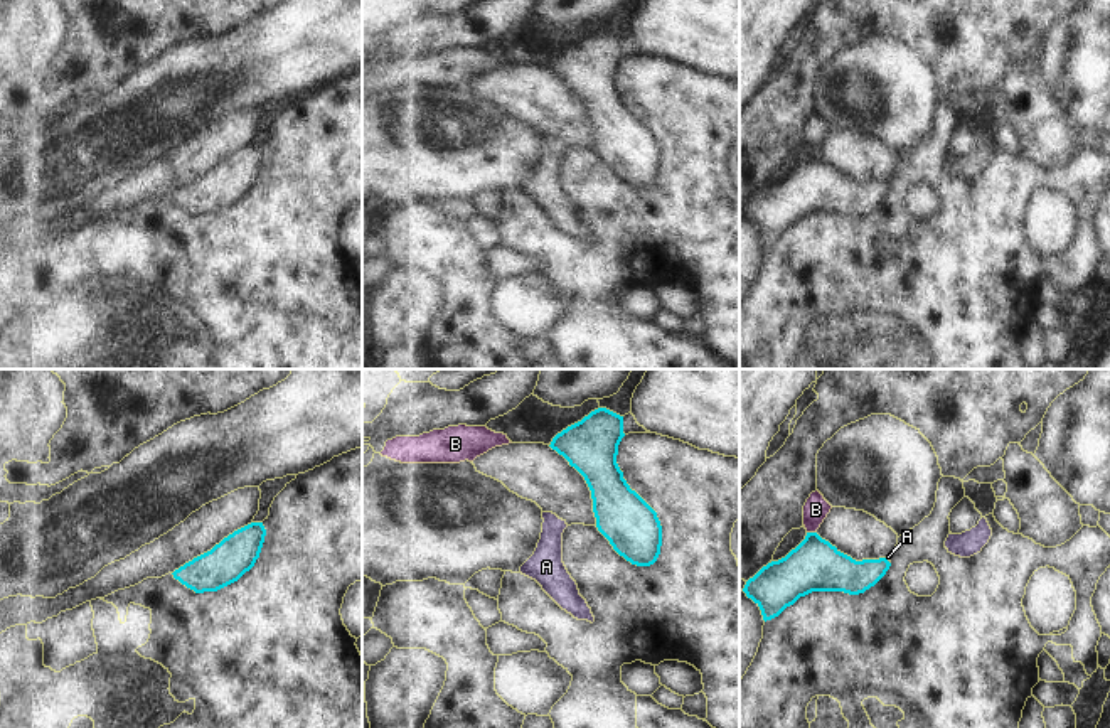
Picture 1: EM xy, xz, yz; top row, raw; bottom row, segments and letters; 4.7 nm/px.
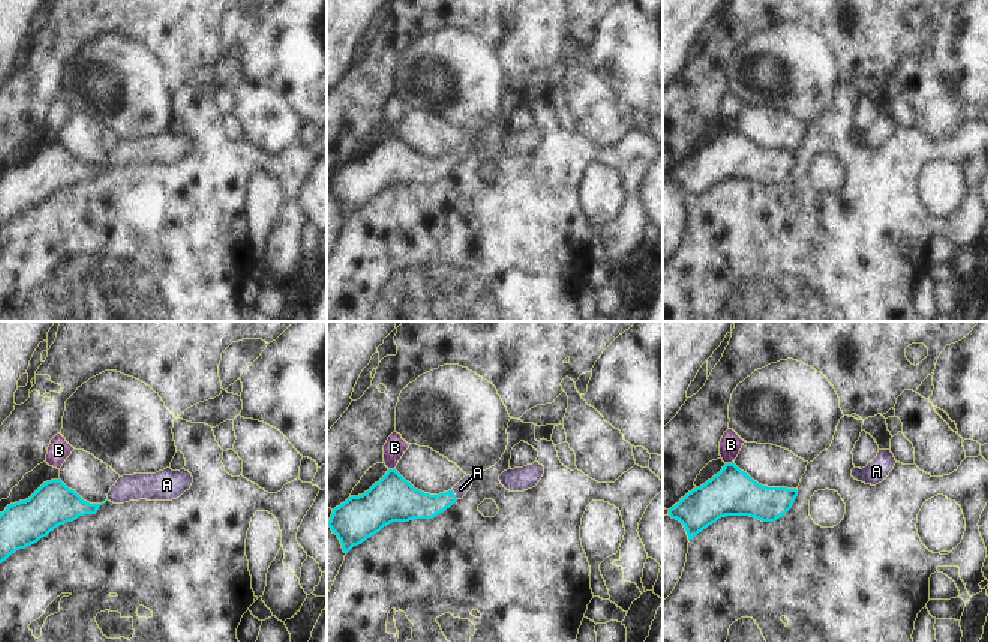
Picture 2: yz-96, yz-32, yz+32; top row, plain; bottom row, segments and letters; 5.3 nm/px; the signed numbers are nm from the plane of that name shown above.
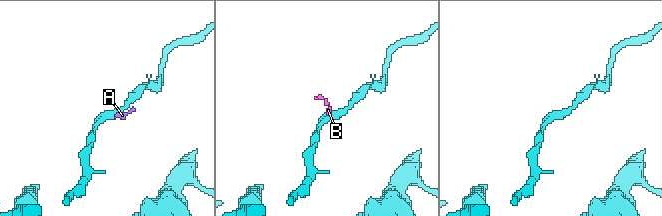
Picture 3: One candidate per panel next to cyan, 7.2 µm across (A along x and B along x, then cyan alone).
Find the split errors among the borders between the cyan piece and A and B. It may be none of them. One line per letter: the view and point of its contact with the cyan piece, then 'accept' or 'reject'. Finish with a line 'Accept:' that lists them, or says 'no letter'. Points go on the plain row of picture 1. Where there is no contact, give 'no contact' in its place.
A: yz (888, 184) | accept
B: yz (812, 155) | reject
Accept: A

